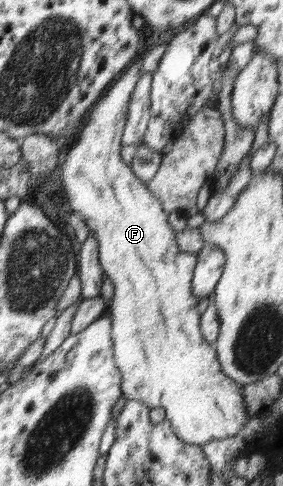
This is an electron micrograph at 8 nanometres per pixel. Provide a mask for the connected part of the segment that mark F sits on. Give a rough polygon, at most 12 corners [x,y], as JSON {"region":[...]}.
{"region":[[141,56],[62,152],[114,285],[123,396],[202,447],[247,424],[159,198],[122,162]]}

